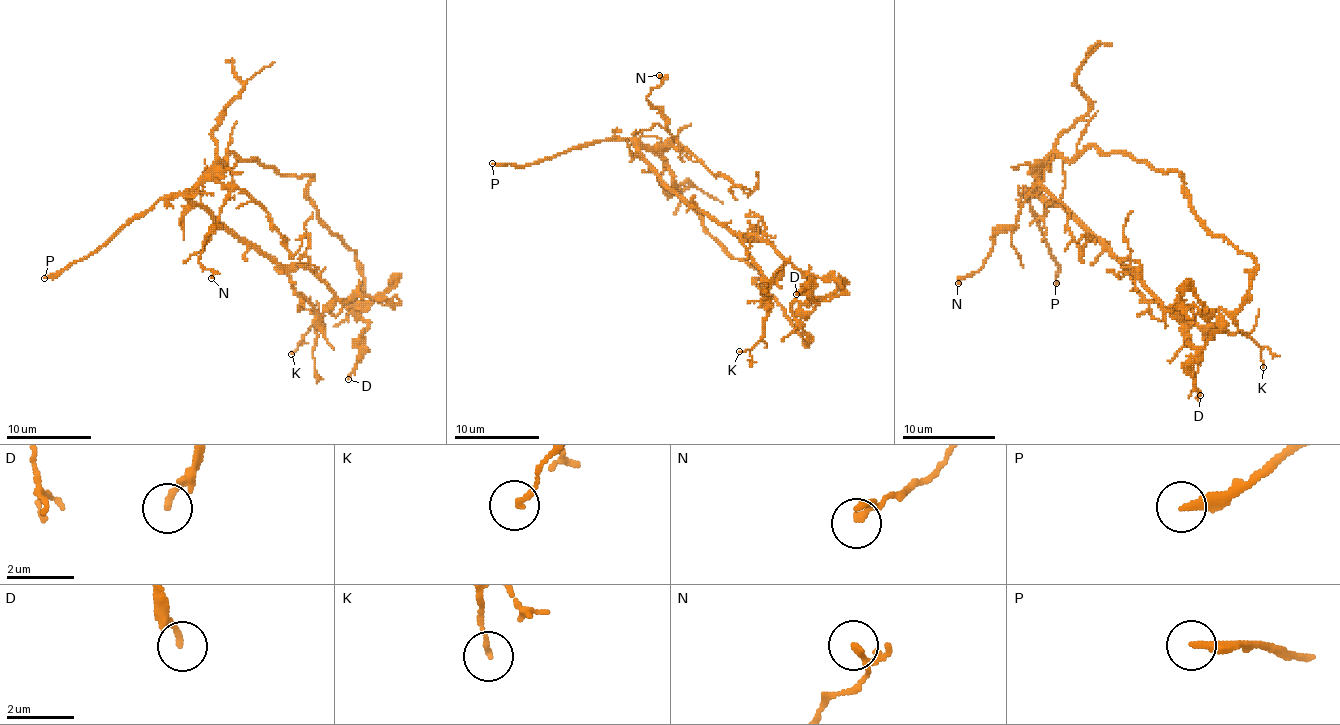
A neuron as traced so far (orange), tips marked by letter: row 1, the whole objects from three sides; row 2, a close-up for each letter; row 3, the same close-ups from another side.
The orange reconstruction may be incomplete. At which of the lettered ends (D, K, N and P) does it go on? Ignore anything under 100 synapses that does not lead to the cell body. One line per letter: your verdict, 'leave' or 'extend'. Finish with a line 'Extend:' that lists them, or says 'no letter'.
D: leave
K: leave
N: leave
P: leave
Extend: no letter

